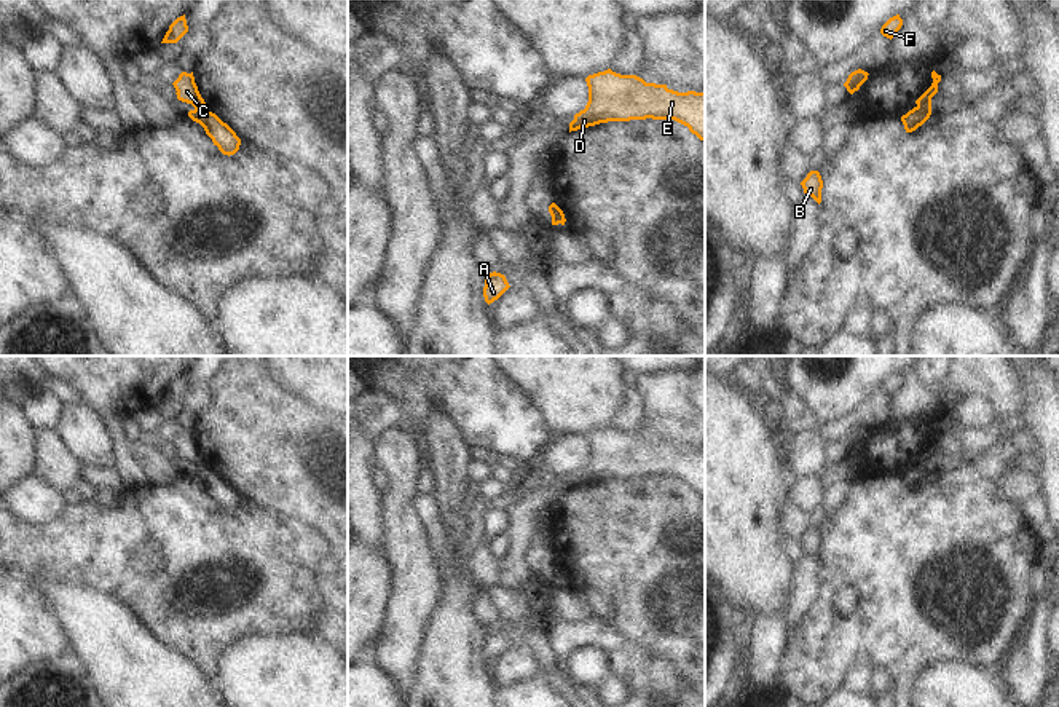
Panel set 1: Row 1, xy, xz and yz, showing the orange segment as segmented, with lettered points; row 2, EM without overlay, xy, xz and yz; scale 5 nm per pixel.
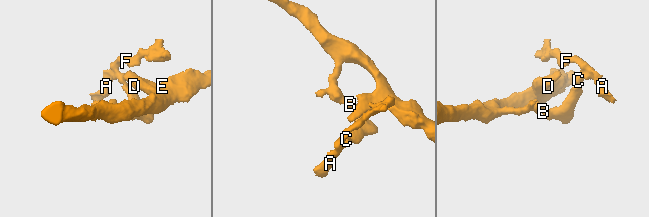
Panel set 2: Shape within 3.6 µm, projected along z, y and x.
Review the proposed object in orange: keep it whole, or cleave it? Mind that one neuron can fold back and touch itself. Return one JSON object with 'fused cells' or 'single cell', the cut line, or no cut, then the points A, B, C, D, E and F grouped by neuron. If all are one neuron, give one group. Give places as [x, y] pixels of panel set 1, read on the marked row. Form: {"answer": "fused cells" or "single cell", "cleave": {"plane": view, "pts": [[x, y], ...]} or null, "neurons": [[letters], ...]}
{"answer": "fused cells", "cleave": {"plane": "yz", "pts": [[917, 106], [930, 110]]}, "neurons": [["A", "C", "F"], ["B", "D", "E"]]}

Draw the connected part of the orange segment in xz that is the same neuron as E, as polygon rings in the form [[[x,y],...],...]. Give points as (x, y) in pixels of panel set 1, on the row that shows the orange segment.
[[[611,69],[589,75],[589,102],[574,115],[569,132],[608,121],[675,120],[705,142],[705,93],[678,93]]]

